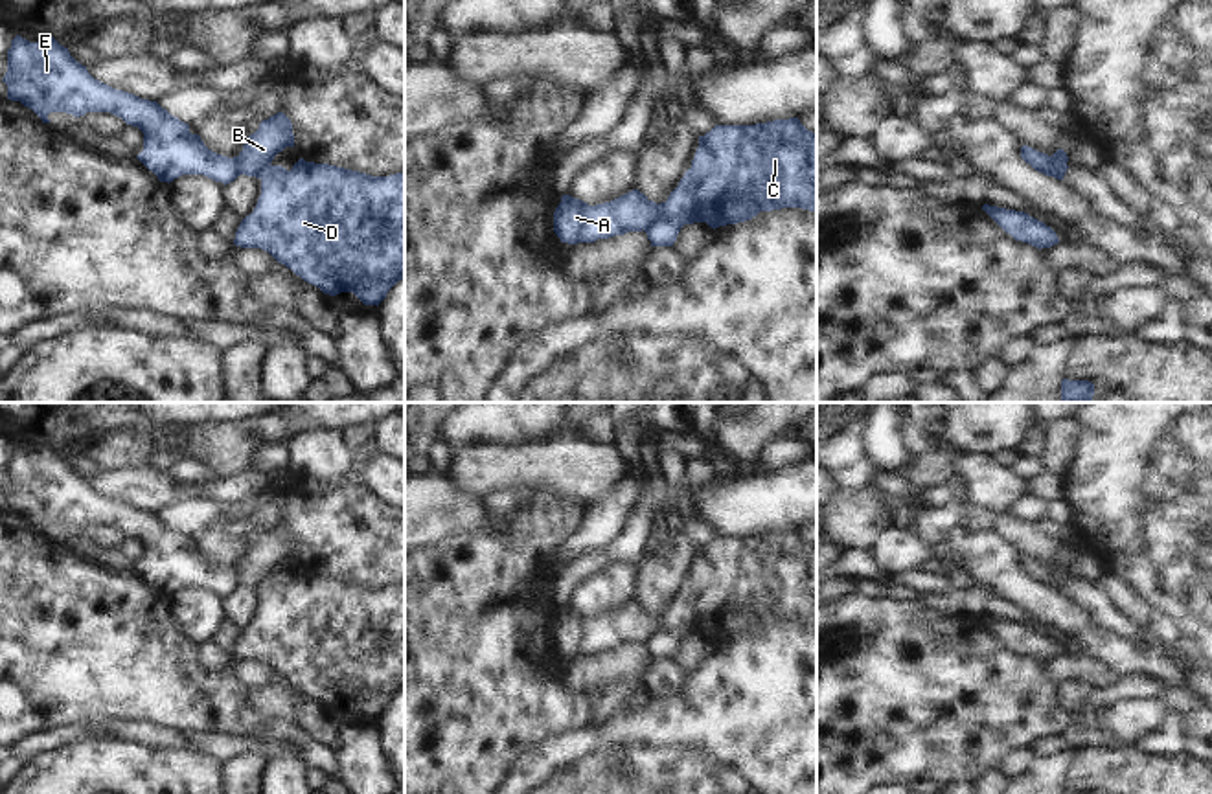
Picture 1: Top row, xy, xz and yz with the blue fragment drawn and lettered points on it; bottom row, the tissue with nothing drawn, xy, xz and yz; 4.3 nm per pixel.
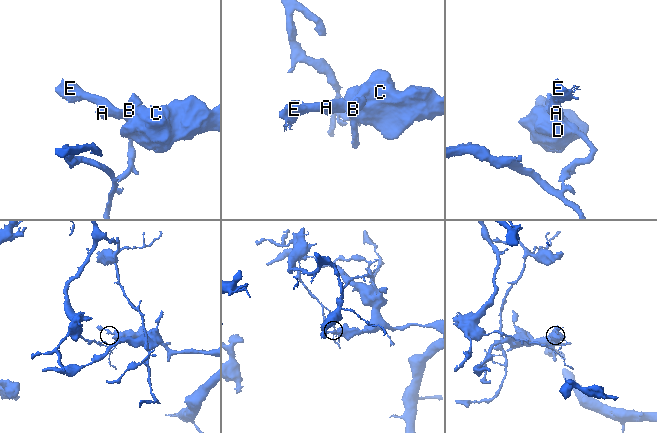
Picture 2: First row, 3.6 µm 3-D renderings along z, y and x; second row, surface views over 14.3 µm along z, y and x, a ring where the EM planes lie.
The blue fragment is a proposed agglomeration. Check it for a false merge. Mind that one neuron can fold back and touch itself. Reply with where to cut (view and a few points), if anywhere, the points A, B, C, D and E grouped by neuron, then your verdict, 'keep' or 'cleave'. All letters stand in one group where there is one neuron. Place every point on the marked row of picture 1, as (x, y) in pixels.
cut in xz along (683, 223), (659, 217), (644, 230); A C D E / B; cleave

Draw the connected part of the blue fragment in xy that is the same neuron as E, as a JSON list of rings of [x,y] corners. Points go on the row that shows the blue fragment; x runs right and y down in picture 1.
[[[17,35],[7,50],[7,99],[31,108],[42,123],[50,112],[75,118],[86,112],[110,112],[143,132],[143,151],[136,156],[160,182],[182,175],[204,175],[224,186],[239,175],[239,156],[210,151],[189,125],[171,116],[156,101],[116,90],[94,79],[68,48],[53,37],[29,42]]]

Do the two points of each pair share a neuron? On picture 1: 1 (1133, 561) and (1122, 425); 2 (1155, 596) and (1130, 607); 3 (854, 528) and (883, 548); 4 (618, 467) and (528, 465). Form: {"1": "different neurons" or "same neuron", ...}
{"1": "same neuron", "2": "different neurons", "3": "different neurons", "4": "same neuron"}

